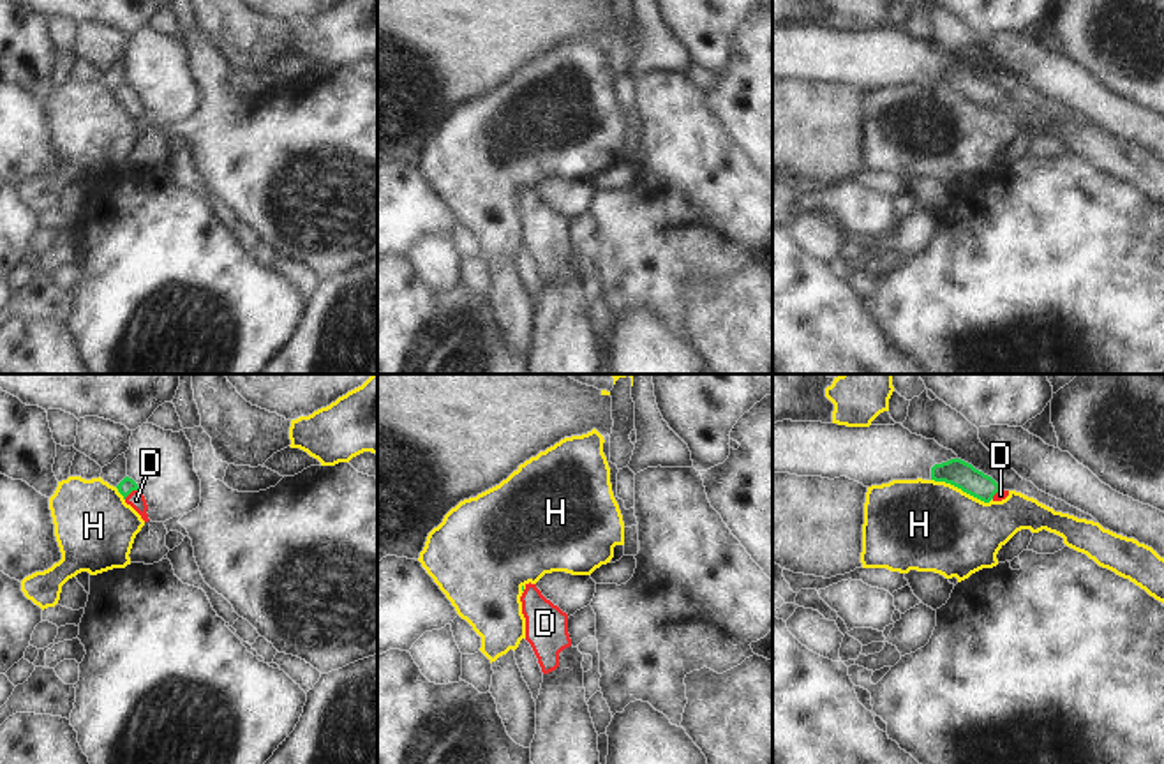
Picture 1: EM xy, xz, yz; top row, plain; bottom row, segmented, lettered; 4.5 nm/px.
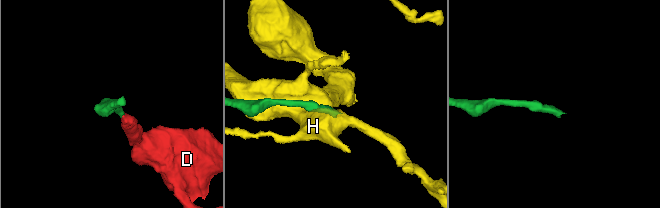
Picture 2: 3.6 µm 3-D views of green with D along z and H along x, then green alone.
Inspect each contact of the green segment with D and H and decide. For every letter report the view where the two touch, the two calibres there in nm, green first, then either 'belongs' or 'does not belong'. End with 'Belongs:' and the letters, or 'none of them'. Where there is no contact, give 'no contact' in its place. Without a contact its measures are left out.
D: xy | 70/80 nm | belongs
H: yz | 120/420 nm | does not belong
Belongs: D

